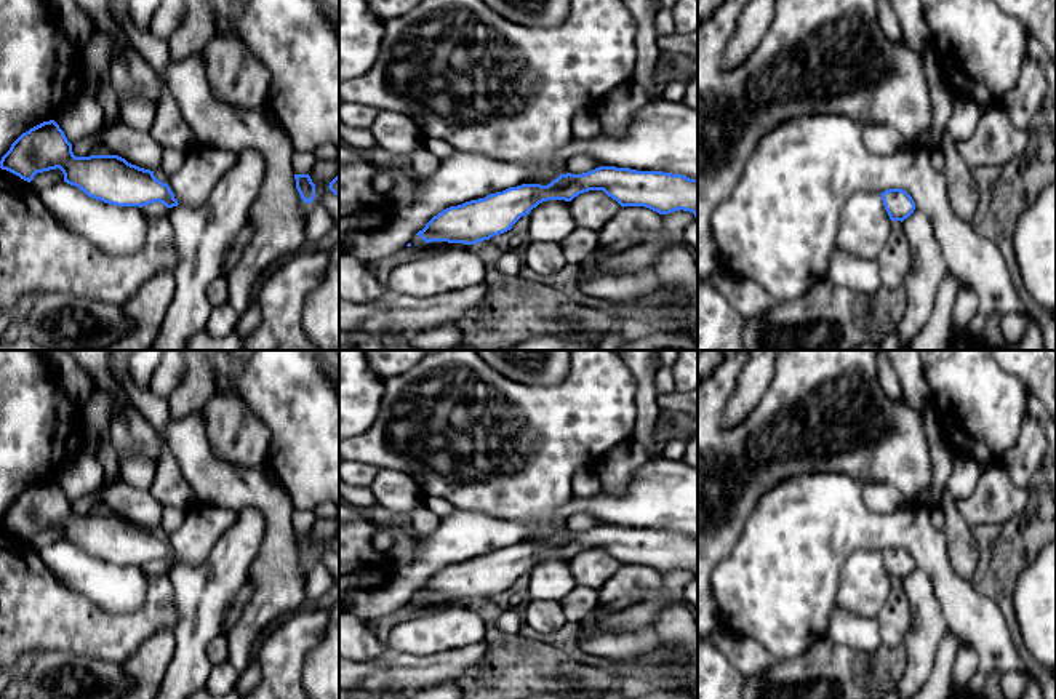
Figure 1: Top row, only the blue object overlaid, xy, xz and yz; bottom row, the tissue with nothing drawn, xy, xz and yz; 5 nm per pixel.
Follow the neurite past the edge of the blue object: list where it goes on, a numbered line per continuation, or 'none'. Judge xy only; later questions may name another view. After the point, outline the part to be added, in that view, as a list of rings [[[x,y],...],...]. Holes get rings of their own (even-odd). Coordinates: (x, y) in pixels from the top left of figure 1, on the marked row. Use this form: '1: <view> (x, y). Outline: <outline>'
none

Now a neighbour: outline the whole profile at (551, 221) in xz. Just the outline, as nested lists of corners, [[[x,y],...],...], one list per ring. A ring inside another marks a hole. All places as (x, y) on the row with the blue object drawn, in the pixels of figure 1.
[[[547,200],[530,211],[530,242],[562,243],[576,227],[570,202]]]

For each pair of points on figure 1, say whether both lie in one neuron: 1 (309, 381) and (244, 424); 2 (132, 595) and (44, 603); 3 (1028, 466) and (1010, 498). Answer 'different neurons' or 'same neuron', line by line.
1: different neurons
2: different neurons
3: different neurons

